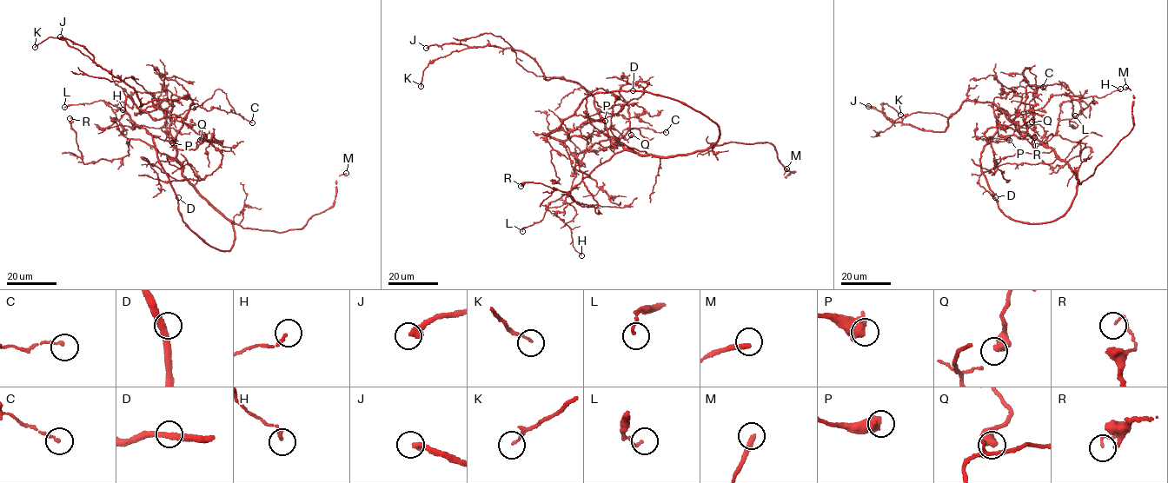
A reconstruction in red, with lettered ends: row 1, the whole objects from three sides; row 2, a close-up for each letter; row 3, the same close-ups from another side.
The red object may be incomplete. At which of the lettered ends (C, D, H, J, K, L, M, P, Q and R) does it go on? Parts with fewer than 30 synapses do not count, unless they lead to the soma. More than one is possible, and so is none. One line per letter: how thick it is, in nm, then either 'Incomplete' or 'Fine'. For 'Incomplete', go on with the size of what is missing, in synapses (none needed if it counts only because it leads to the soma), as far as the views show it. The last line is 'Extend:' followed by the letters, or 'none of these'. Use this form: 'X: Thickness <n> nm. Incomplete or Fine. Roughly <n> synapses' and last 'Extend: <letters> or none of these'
C: Thickness 130 nm. Fine
D: Thickness 320 nm. Fine
H: Thickness 170 nm. Fine
J: Thickness 360 nm. Incomplete. Roughly 60 synapses
K: Thickness 120 nm. Fine
L: Thickness 130 nm. Fine
M: Thickness 280 nm. Incomplete
P: Thickness 700 nm. Fine
Q: Thickness 360 nm. Fine
R: Thickness 110 nm. Fine
Extend: J, M

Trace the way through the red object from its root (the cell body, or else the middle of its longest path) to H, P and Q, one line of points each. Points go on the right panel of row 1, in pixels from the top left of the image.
H: (1018, 131), (1043, 145), (1049, 135), (1057, 132), (1059, 106), (1064, 102), (1091, 95), (1100, 97), (1120, 89)
P: (1018, 131), (1034, 133), (1029, 105), (1020, 103), (1011, 120), (994, 110), (992, 140), (1009, 140)
Q: (1018, 131), (1032, 135), (1034, 131), (1030, 106), (1021, 102), (1015, 112), (1031, 109), (1034, 112), (1031, 122)

